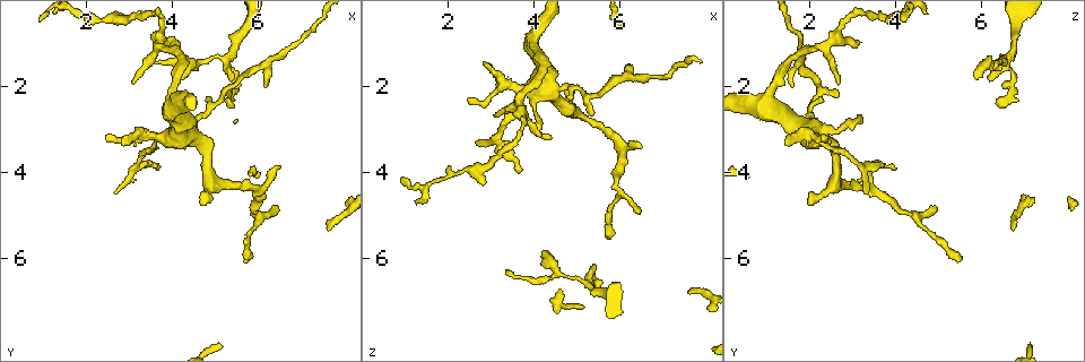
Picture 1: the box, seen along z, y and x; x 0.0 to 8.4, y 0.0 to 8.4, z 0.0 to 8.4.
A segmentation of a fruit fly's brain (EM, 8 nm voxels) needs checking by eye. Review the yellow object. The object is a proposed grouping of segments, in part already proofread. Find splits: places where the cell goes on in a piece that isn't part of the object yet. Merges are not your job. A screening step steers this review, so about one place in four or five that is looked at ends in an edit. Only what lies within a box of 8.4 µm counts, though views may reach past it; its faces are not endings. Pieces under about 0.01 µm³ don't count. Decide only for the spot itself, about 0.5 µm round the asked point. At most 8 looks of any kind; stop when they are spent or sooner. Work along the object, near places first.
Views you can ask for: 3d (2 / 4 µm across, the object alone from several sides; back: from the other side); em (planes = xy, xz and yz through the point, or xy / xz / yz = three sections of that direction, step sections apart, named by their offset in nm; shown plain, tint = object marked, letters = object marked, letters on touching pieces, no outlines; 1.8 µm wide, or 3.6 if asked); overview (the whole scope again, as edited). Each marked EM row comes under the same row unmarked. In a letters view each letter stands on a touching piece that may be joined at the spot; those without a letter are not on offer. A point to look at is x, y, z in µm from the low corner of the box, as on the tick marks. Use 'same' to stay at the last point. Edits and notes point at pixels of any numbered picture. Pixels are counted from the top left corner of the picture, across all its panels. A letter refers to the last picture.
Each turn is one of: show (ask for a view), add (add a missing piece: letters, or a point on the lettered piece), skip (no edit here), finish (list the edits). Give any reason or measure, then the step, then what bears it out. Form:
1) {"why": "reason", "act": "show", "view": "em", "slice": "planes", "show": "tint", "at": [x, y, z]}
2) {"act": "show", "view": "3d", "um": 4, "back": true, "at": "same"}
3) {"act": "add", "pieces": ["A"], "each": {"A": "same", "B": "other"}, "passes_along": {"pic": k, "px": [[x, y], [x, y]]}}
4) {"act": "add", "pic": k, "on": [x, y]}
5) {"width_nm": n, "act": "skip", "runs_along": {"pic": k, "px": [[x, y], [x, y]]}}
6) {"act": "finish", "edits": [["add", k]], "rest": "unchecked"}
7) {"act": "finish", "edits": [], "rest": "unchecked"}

{"act": "show", "view": "3d", "um": 2, "at": [4.30, 1.80, 5.90]}

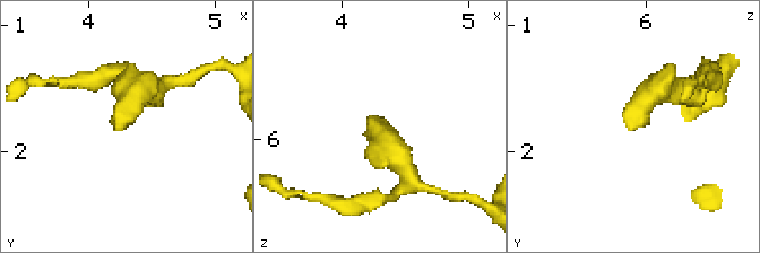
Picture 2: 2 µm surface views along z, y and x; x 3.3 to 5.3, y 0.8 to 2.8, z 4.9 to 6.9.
{"act": "show", "view": "em", "um": 3.6, "slice": "xy", "step": 4, "show": "letters", "at": [4.24, 1.84, 5.88]}

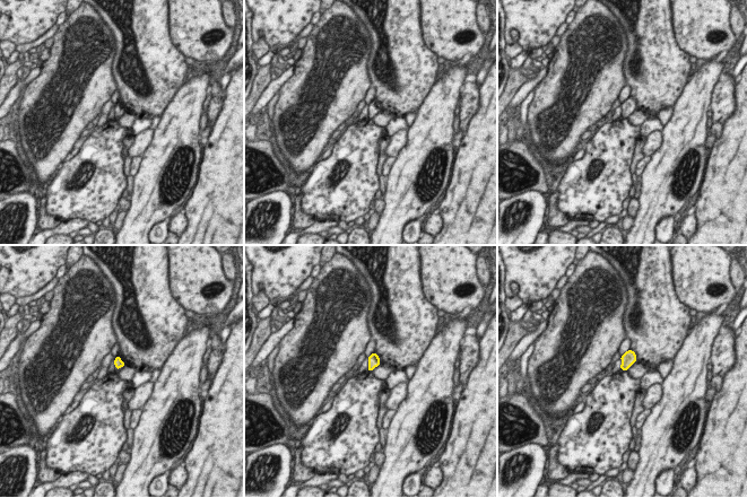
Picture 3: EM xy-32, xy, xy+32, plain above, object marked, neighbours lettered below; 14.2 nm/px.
{"why": "cut it another way", "act": "show", "view": "em", "um": 3.6, "slice": "planes", "show": "letters", "at": "same"}

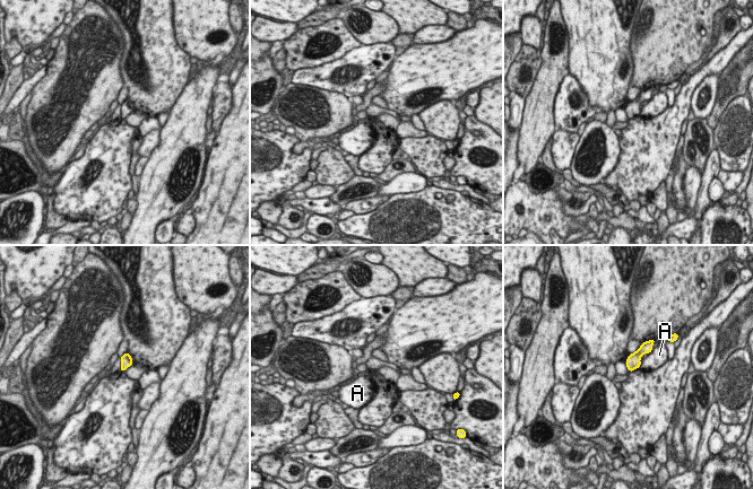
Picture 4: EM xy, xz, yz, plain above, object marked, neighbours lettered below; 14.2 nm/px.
{"width_nm": 160, "act": "skip", "each": {"A": "other"}, "border": {"pic": 4, "px": [[641, 363], [639, 367]]}, "found": "none of them fits"}

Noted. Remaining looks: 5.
{"why": "branch stops here", "act": "show", "view": "em", "slice": "xy", "step": 4, "show": "letters", "at": [4.35, 2.85, 3.15]}

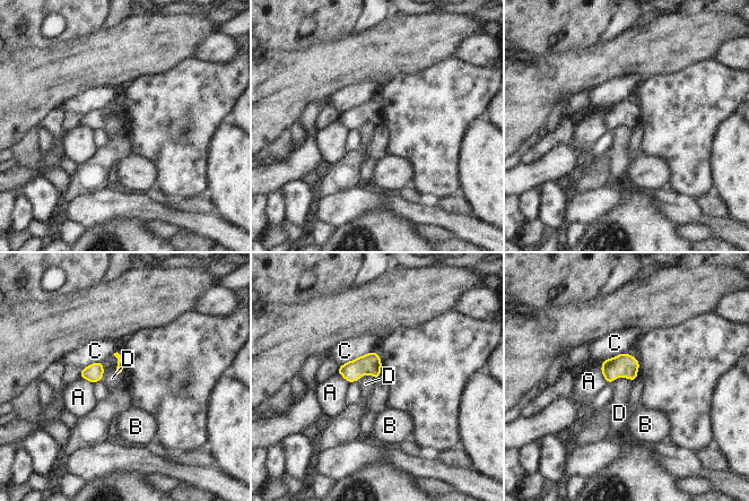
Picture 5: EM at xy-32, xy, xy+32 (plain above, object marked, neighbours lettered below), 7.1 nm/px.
{"longest_contact_nm": ["C", 240], "act": "skip", "each": {"A": "other", "B": "other", "C": "other", "D": "other"}, "found": "no lettered piece goes on from it"}

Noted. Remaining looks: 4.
{"why": "free end", "act": "show", "view": "em", "slice": "yz", "step": 4, "show": "tint", "at": [6.20, 2.05, 1.55]}

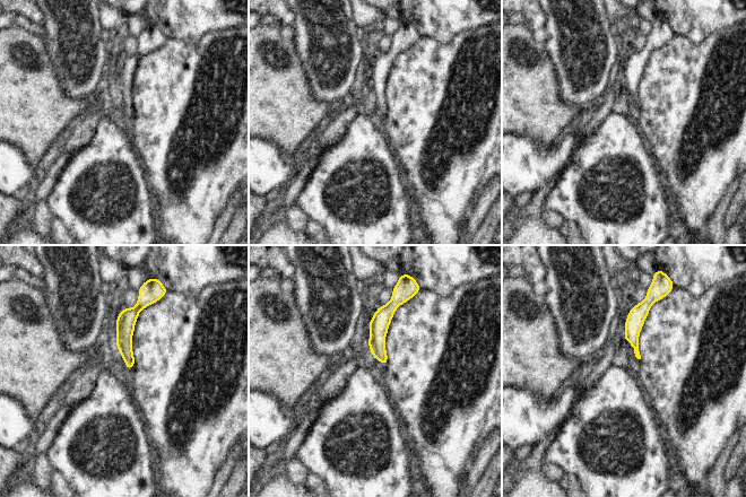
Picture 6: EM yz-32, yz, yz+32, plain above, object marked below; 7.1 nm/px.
{"act": "show", "view": "em", "slice": "planes", "show": "letters", "at": "same"}

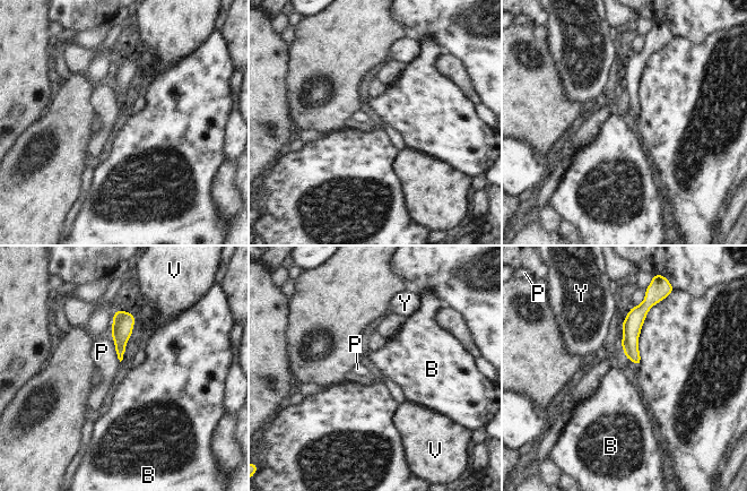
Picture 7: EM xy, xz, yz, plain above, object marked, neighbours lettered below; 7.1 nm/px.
{"act": "skip", "each": {"B": "other", "P": "other", "V": "other", "Y": "other"}, "runs_along": {"pic": 7, "px": [[645, 307], [632, 324], [637, 362]]}, "found": "none of them fits"}

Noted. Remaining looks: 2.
{"act": "finish", "edits": [], "rest": "unchecked"}

